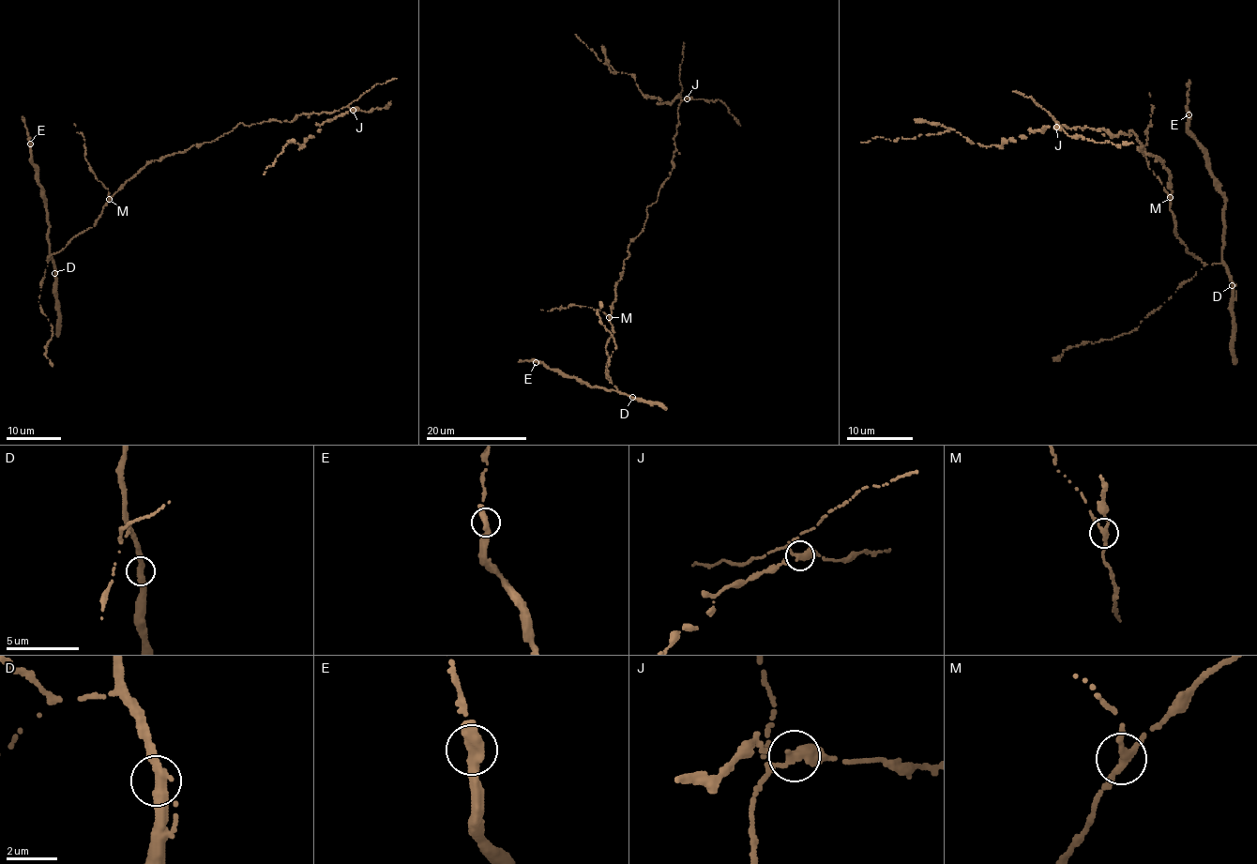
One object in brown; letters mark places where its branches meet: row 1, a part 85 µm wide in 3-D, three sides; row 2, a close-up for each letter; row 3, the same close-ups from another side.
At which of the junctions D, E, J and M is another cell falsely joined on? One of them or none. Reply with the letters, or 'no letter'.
J

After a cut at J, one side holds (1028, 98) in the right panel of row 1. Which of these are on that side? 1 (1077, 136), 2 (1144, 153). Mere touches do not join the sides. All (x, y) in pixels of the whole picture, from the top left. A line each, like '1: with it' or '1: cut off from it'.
1: cut off from it
2: with it

